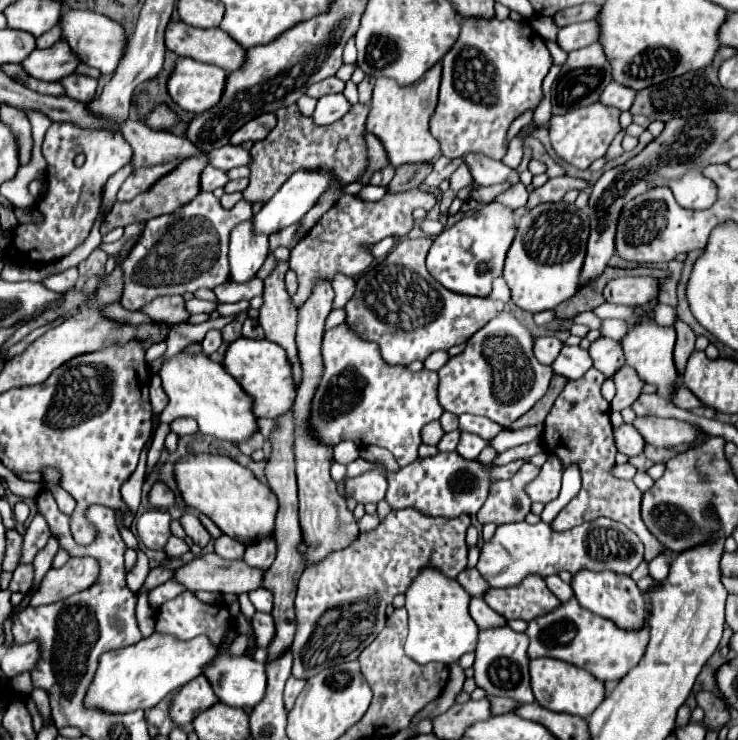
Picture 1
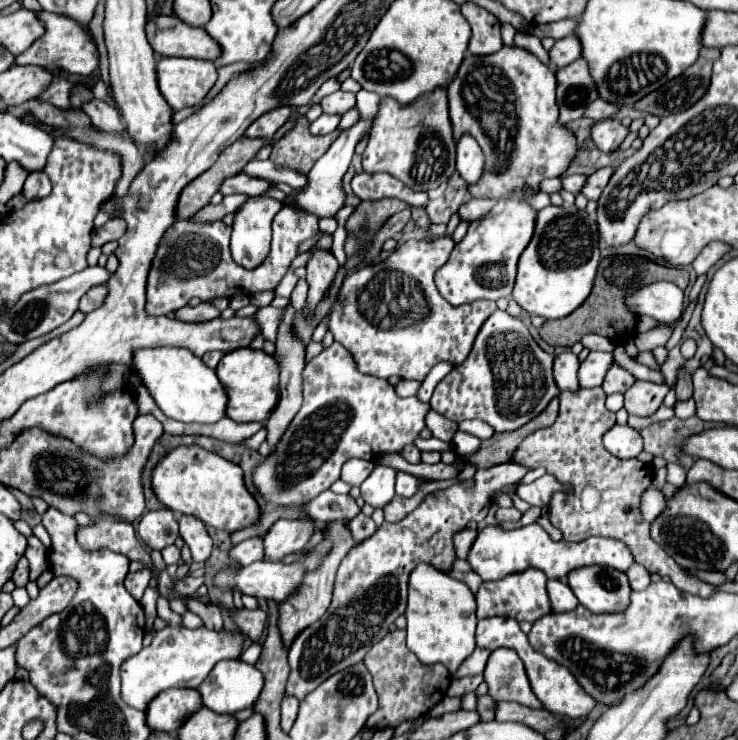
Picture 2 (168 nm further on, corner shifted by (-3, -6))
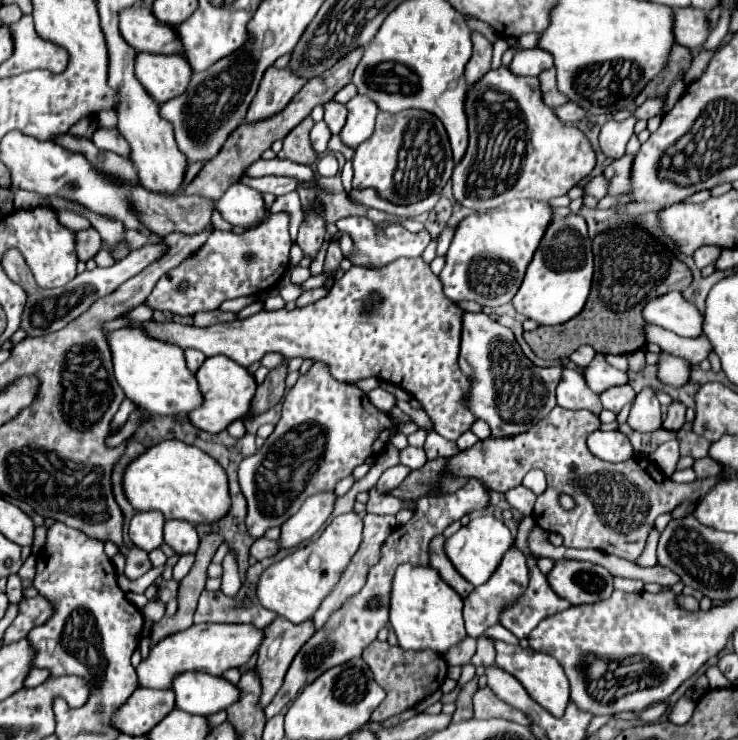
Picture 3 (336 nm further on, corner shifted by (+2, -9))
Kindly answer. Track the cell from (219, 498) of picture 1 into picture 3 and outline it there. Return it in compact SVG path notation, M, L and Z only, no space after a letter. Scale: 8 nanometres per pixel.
M166 440L162 444L152 446L146 454L138 456L138 460L134 460L124 474L124 492L130 500L130 504L136 510L160 510L166 520L186 520L192 524L214 524L218 520L222 520L230 506L230 492L228 492L228 476L224 472L224 468L206 452L202 452L196 446L190 444L182 444L180 440Z

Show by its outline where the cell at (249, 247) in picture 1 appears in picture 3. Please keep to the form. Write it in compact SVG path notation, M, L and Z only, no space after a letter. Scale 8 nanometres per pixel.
M240 182L228 188L228 192L216 202L216 208L228 224L240 226L244 230L258 228L268 214L262 194Z

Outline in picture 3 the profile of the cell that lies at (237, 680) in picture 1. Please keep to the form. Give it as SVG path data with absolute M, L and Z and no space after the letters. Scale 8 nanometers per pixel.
M184 672L174 680L172 690L176 694L176 708L200 716L212 716L238 700L236 684L222 676L206 676L204 672Z

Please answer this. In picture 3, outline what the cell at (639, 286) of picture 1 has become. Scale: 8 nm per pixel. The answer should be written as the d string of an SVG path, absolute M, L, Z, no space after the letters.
M680 292L656 296L646 304L642 316L648 324L658 324L678 336L696 338L702 334L702 314L692 302L684 300Z

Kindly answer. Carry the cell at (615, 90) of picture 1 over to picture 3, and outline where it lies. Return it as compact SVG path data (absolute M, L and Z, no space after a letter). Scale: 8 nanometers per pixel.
M568 102L568 104L560 106L560 108L556 108L554 112L562 122L578 122L578 120L582 120L586 116L584 108L580 104L574 104L574 102Z

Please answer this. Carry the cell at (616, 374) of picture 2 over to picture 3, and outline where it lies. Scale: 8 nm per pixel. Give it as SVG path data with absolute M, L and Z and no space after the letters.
M622 384L622 386L614 386L614 388L608 388L606 392L602 392L600 394L600 400L602 400L602 406L606 410L620 412L620 408L624 404L628 404L634 396L636 396L634 388L630 384Z

